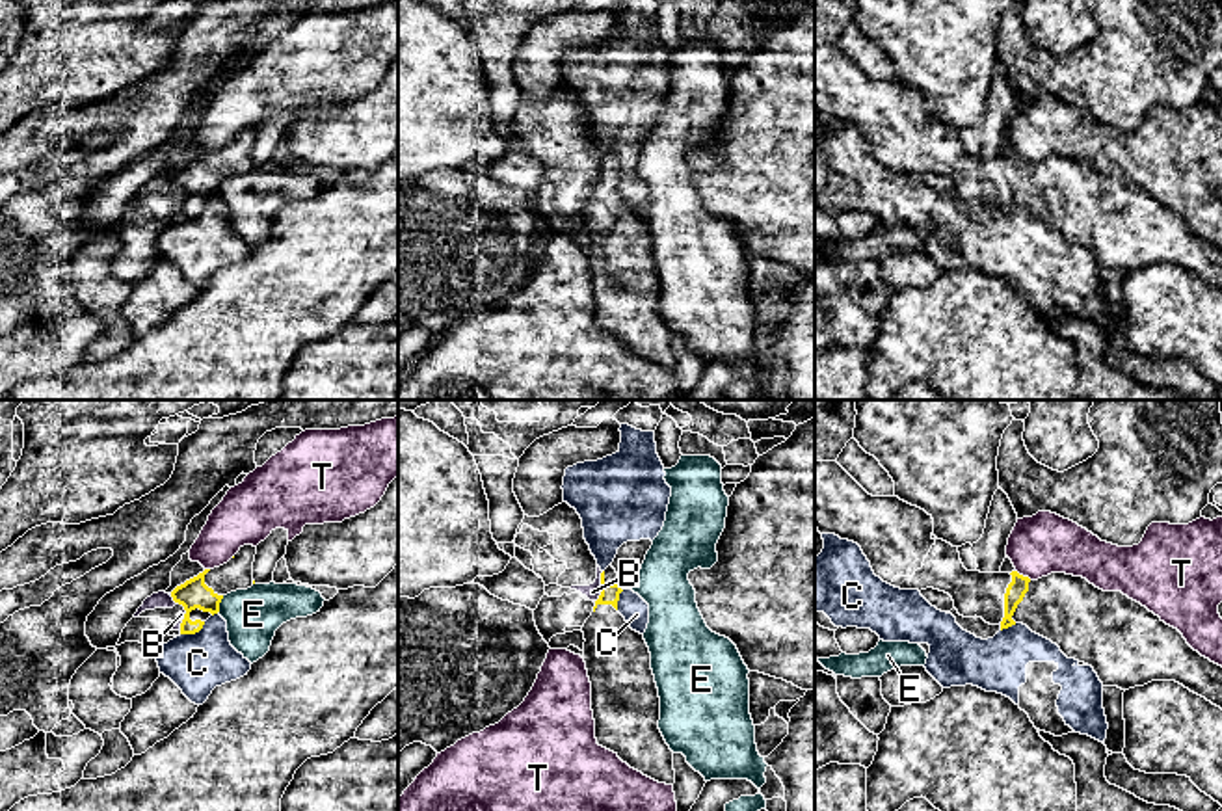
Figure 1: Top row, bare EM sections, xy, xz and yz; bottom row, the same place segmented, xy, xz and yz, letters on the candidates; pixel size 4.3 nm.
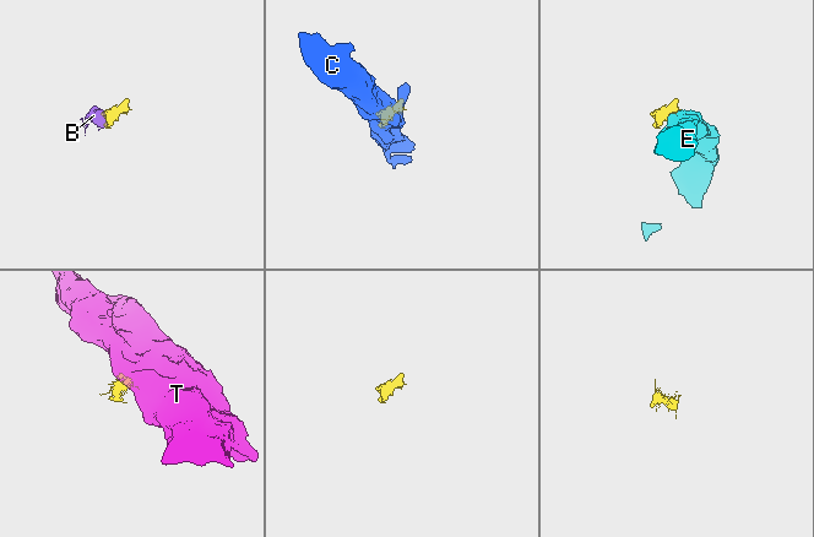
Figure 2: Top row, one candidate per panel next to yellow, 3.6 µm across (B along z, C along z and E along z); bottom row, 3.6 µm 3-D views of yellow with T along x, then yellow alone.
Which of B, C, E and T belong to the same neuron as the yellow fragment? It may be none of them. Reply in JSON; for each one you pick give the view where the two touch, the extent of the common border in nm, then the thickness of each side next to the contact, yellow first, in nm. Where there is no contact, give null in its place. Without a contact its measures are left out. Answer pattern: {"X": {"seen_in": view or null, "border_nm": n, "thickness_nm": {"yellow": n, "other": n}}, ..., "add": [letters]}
{"add": []}

